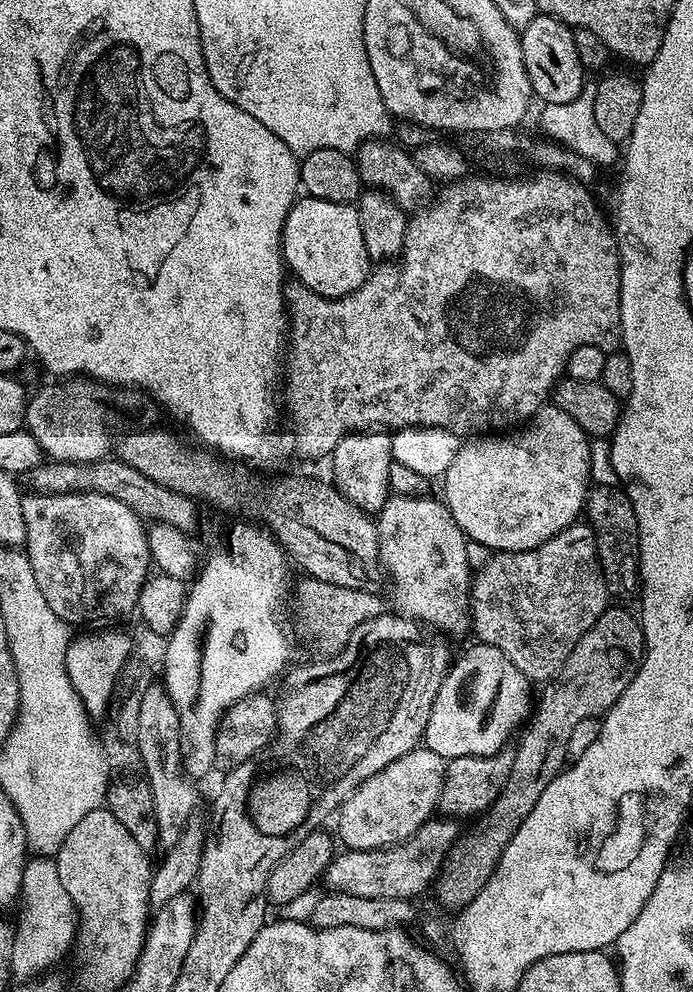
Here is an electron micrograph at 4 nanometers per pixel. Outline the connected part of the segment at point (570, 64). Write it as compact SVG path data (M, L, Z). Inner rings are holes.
M537 14L530 26L520 32L522 62L530 78L532 95L544 104L574 102L586 83L586 70L578 58L578 46L574 46L573 29L553 16Z

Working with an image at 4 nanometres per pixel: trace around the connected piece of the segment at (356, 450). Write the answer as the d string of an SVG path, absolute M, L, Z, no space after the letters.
M384 430L354 432L344 436L338 446L334 446L330 457L332 463L331 483L354 506L369 514L379 514L384 503L388 501L390 489L389 468L392 459L392 437Z

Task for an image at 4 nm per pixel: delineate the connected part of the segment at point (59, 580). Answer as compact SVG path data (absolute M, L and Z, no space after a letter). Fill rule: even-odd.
M71 492L61 496L28 494L22 499L22 518L26 522L26 534L28 535L26 541L28 567L34 570L34 578L38 582L38 590L42 590L42 598L46 598L50 610L54 610L54 614L58 614L60 620L69 626L75 626L75 624L88 624L84 626L92 626L96 624L94 623L95 620L116 620L119 616L128 616L131 612L133 615L137 611L140 602L140 591L144 581L150 575L153 563L152 555L148 549L148 533L145 521L134 510L130 510L130 506L122 506L122 502L118 502L114 498L106 498L93 492Z

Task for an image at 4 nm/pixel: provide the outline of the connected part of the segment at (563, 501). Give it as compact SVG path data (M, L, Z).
M545 403L543 408L539 408L533 414L531 420L511 434L488 434L483 438L472 438L461 443L458 454L454 454L454 462L450 462L450 470L446 470L443 474L444 493L442 493L442 499L448 505L454 522L458 522L458 526L464 531L465 537L468 540L478 542L486 550L491 550L493 553L534 550L538 546L542 546L542 542L554 538L554 534L558 534L570 527L571 524L577 523L578 517L583 513L584 502L588 499L590 491L591 450L589 441L588 433L582 430L582 426L578 426L578 422L574 422L574 418L570 418L570 414L566 414L566 410L556 407L555 403Z

